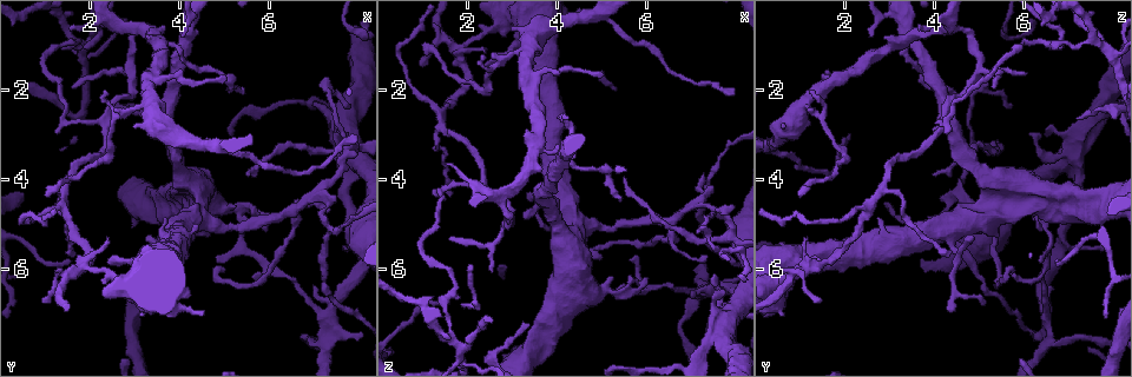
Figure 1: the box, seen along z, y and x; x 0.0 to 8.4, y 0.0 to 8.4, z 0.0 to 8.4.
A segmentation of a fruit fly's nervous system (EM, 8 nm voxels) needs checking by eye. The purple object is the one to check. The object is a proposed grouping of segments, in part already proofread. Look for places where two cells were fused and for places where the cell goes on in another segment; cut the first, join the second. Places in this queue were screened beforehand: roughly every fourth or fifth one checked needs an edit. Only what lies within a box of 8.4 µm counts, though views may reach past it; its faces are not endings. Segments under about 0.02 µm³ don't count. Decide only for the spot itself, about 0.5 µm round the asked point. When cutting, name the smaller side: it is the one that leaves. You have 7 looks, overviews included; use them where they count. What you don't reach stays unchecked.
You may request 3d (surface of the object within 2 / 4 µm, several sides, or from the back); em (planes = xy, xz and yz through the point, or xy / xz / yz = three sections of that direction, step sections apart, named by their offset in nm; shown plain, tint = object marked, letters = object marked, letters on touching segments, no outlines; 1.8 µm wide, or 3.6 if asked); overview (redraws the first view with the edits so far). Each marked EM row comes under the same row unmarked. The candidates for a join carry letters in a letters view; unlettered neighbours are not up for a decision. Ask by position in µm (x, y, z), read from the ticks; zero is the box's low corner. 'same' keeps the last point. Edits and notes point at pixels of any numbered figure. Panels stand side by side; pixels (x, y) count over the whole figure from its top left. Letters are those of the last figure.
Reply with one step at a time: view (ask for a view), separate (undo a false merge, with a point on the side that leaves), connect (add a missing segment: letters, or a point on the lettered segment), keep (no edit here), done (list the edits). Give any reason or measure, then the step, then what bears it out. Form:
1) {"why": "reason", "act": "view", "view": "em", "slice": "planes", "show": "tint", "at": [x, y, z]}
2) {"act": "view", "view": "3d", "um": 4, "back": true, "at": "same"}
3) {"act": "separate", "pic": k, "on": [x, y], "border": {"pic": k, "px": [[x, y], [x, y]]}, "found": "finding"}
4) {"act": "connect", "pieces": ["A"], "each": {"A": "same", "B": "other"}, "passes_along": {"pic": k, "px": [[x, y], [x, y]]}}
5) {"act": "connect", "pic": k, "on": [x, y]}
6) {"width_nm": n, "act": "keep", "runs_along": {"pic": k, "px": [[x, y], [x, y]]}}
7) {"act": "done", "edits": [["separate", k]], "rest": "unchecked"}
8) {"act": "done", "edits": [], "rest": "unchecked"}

{"why": "thin end", "act": "view", "view": "em", "slice": "planes", "show": "letters", "at": [1.65, 5.75, 4.25]}

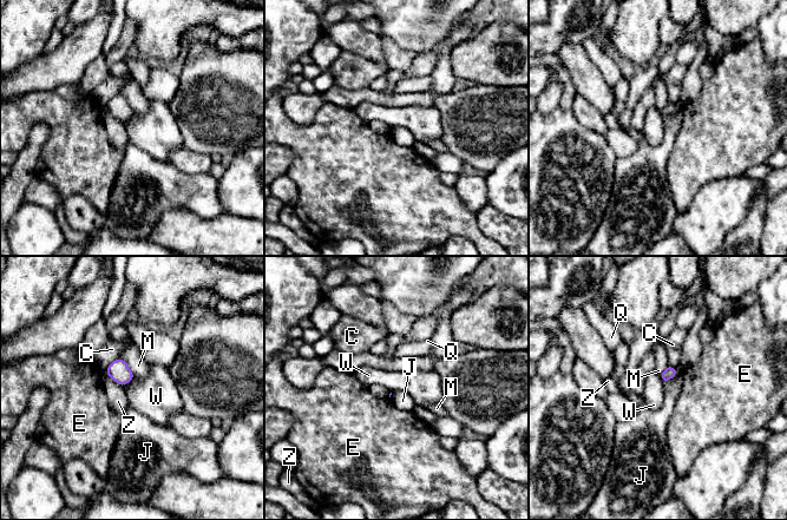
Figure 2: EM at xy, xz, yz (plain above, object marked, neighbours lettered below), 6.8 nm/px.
{"act": "keep", "each": {"C": "other", "E": "other", "J": "other", "M": "other", "Q": "other", "W": "other", "Z": "other"}, "border": {"pic": 2, "px": [[135, 377], [123, 386]]}, "found": "no lettered segment goes on from it"}

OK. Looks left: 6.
{"why": "sharp bend", "act": "view", "view": "em", "slice": "planes", "show": "letters", "at": [1.45, 2.75, 4.20]}

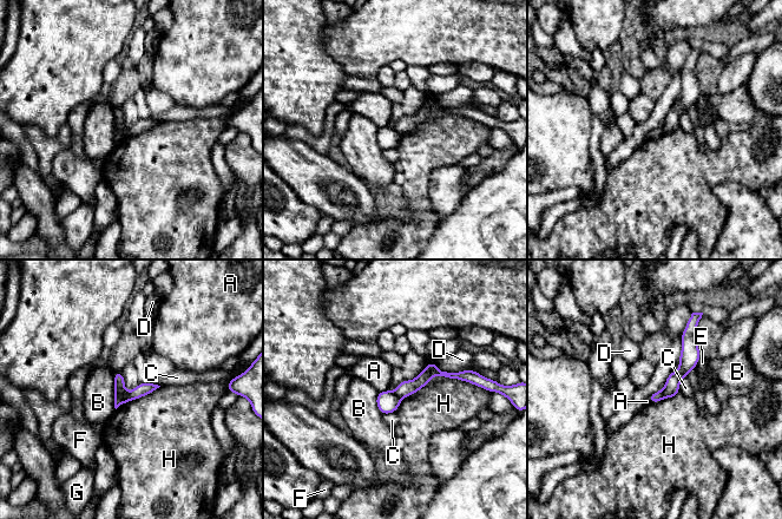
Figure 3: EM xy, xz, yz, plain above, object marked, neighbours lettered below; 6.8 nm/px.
{"longest_contact_nm": ["H", 600], "act": "separate", "pic": 3, "on": [142, 389], "each": {"A": "other", "B": "other", "C": "other", "D": "other", "E": "other", "F": "other", "G": "other", "H": "other"}, "found": "a second cell is stuck on"}

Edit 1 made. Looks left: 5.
{"act": "view", "view": "overview"}

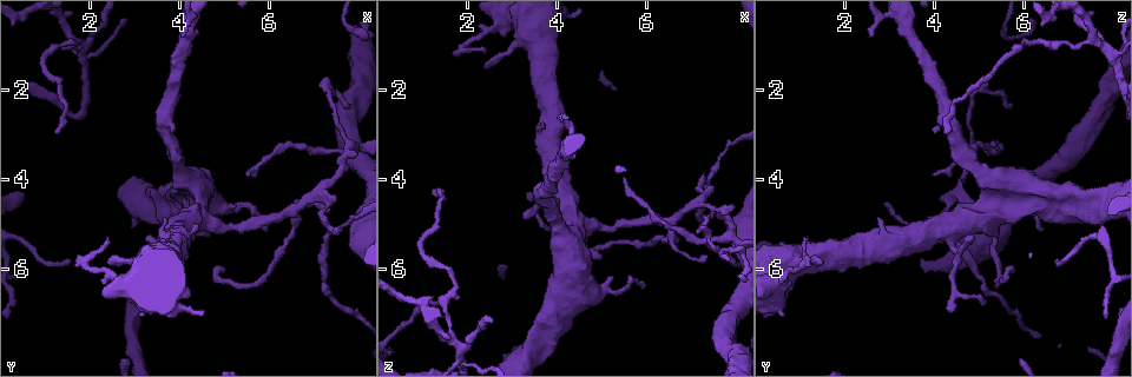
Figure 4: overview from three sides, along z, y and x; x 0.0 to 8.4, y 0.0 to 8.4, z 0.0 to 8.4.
{"why": "looks like a crossing", "act": "view", "view": "em", "slice": "yz", "step": 16, "show": "tint", "at": [7.80, 3.30, 4.90]}

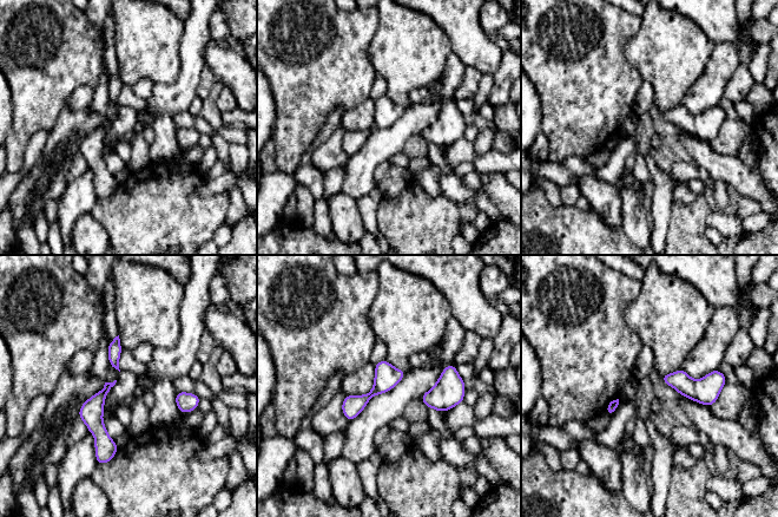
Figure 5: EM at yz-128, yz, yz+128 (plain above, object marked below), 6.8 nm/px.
{"why": "another direction", "act": "view", "view": "em", "slice": "planes", "show": "letters", "at": "same"}

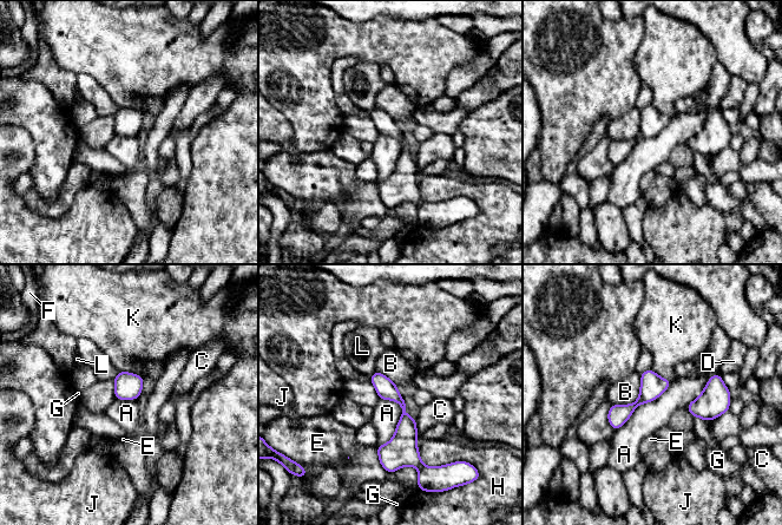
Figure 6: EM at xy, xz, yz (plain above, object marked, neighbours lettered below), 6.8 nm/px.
{"width_nm": 140, "act": "keep", "each": {"A": "other", "B": "other", "C": "other", "D": "other", "E": "other", "F": "other", "G": "other", "H": "other", "J": "other", "K": "other", "L": "other"}, "runs_along": {"pic": 6, "px": [[375, 375], [403, 407], [394, 467]]}, "found": "continuous, no second cell"}

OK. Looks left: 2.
{"act": "done", "edits": [["separate", 3]], "rest": "unchecked"}

